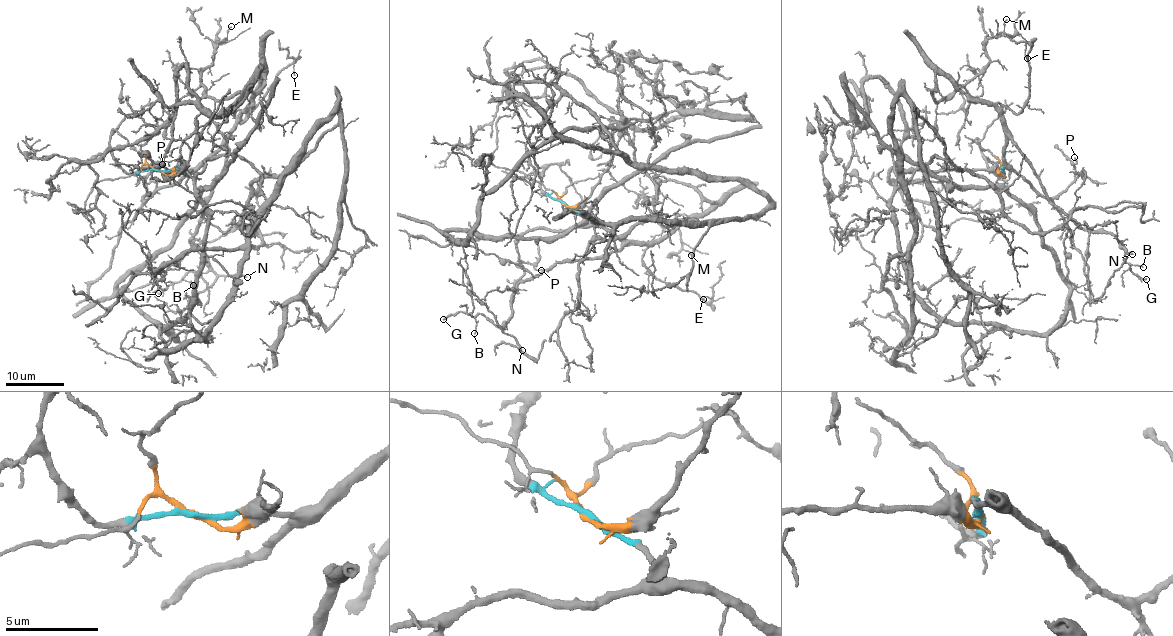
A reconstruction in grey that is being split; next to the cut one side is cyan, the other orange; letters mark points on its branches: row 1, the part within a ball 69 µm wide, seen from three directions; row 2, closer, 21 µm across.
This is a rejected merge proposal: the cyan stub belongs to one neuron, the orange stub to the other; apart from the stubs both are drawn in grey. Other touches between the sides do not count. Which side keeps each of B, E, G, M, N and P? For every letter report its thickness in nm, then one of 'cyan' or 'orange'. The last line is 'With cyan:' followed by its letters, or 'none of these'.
B: 130 nm | cyan
E: 120 nm | cyan
G: 220 nm | cyan
M: 120 nm | cyan
N: 240 nm | cyan
P: 140 nm | cyan
With cyan: B, E, G, M, N, P

